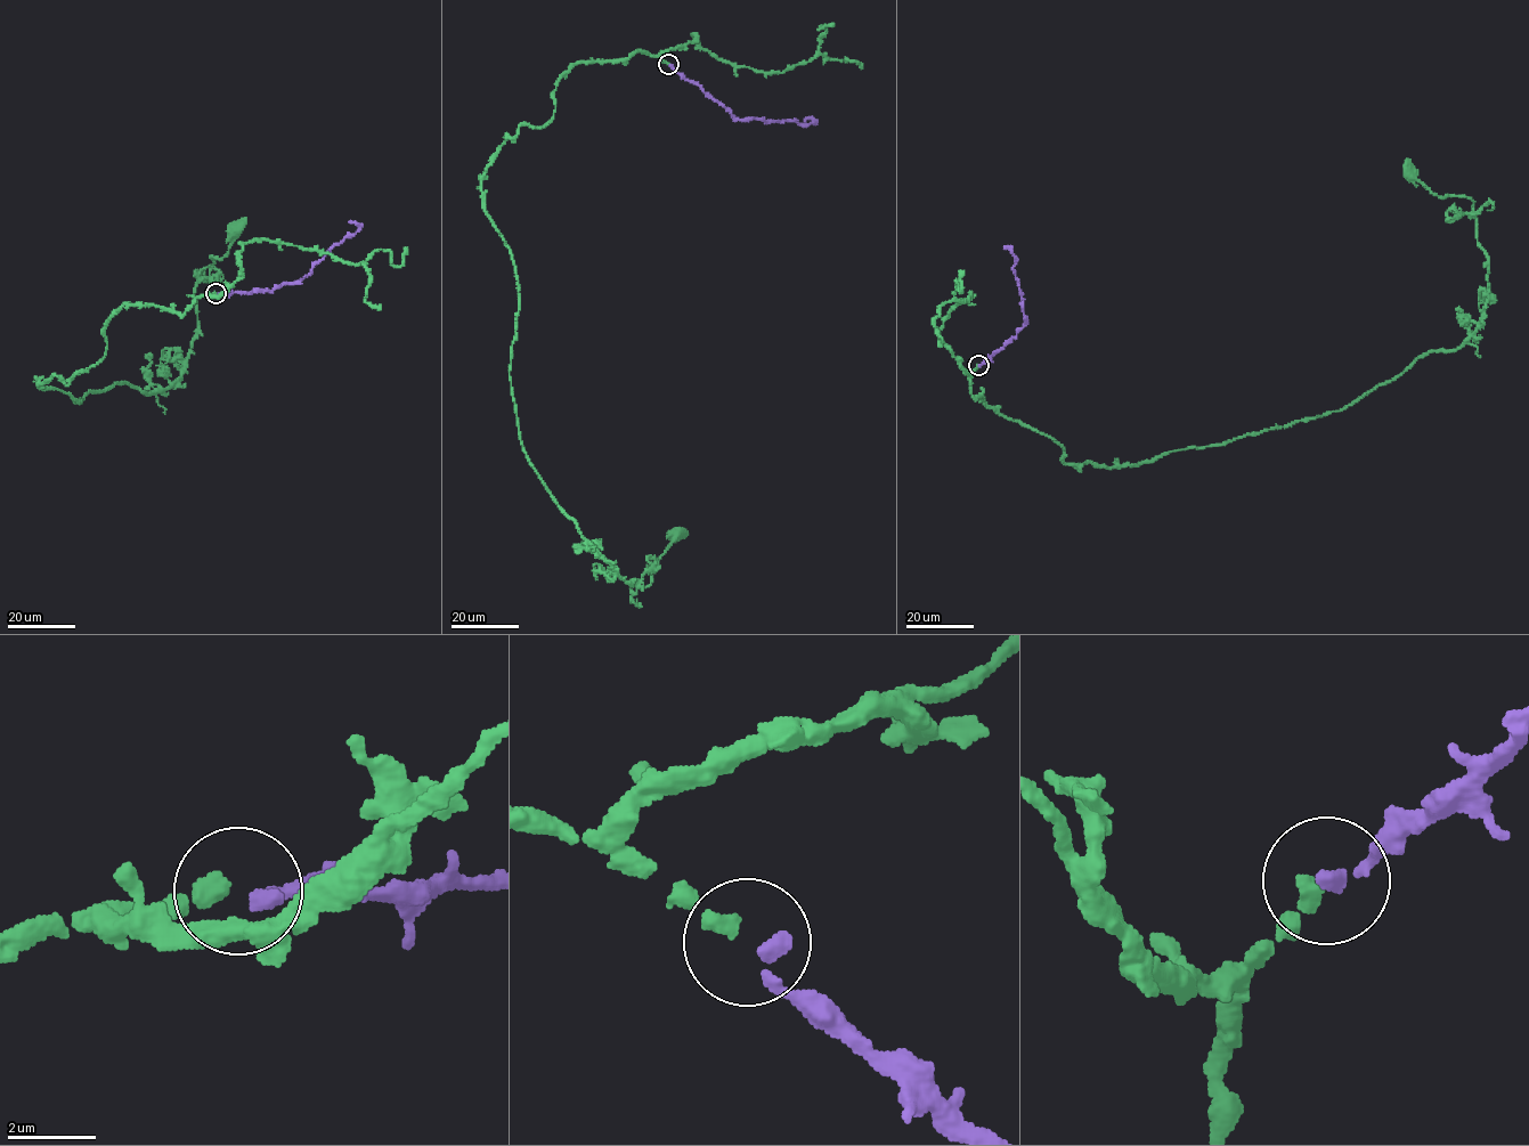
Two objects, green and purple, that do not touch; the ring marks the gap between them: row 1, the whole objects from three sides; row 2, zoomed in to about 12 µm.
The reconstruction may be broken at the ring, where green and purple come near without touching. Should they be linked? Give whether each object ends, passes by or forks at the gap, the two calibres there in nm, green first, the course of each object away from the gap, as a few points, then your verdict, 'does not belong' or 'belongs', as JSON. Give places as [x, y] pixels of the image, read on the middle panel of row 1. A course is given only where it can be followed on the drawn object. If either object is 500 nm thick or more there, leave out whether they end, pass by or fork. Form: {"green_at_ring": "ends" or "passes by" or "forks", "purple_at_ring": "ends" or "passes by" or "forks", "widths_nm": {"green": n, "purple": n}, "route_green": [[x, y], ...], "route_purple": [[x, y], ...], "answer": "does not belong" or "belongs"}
{"green_at_ring": "ends", "purple_at_ring": "ends", "widths_nm": {"green": 420, "purple": 400}, "route_green": [[668, 64], [577, 63], [480, 187], [519, 287], [530, 464], [632, 586], [677, 535]], "route_purple": [[669, 65], [694, 81], [735, 118], [795, 120], [810, 124], [814, 120], [806, 118], [803, 122]], "answer": "belongs"}

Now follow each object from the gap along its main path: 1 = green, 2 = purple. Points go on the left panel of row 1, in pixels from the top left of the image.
1: (214, 293), (181, 316), (124, 305), (102, 359), (39, 388), (80, 404), (172, 383), (198, 276), (236, 229)
2: (217, 293), (246, 294), (271, 291), (284, 283), (298, 283), (335, 245), (355, 233), (359, 226), (348, 221)

